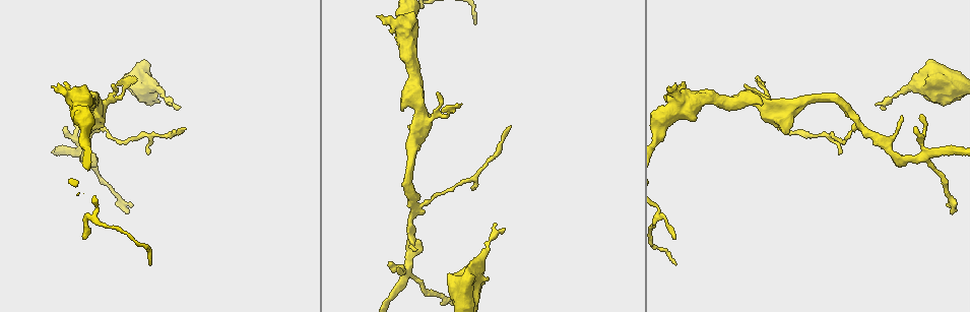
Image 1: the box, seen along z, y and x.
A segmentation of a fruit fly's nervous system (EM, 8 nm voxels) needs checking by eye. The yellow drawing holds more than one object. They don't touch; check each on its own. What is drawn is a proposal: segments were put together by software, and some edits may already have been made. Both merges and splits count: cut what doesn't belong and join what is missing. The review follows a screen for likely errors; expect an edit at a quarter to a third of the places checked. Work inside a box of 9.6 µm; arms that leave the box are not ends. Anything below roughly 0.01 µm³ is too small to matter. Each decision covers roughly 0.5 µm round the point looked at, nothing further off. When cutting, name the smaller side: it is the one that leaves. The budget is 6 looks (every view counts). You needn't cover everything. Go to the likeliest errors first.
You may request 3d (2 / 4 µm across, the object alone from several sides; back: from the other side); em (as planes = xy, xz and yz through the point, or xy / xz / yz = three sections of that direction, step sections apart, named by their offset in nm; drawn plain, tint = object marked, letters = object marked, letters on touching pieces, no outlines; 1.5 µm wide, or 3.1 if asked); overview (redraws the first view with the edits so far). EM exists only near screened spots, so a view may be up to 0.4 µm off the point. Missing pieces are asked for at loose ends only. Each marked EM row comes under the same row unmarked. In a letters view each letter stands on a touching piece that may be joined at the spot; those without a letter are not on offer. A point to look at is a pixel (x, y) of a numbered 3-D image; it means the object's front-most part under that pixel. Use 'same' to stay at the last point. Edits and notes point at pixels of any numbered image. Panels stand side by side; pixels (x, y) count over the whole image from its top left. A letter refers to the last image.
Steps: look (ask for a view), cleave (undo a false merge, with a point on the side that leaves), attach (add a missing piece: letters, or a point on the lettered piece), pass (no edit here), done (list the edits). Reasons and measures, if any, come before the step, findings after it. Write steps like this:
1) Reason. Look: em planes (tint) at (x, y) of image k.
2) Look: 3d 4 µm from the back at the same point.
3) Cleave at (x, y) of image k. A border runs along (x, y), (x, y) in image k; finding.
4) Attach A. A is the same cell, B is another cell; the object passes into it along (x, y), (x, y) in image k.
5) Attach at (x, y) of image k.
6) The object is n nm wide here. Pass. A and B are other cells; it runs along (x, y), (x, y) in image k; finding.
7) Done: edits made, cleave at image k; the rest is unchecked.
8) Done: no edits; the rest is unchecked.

An open end. Look: 3d 2 µm at (503, 228) of image 1.

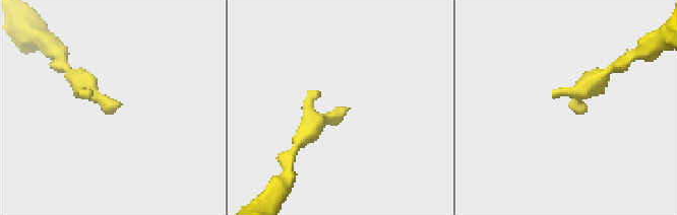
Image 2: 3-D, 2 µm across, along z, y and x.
Look: em planes (letters) at (571, 109) of image 2.

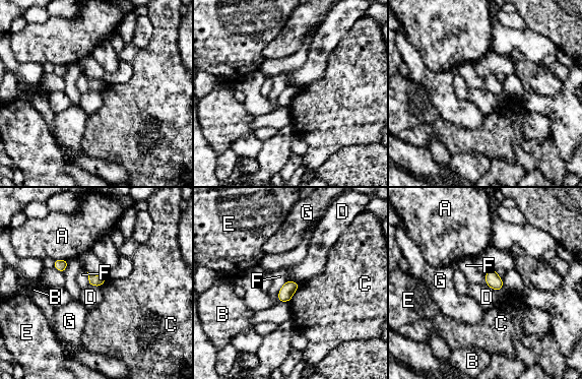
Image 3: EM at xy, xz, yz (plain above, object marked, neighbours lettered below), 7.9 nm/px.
The object is 90 nm wide here. Pass. A, B, C, D, E, F and G are other cells; a border runs along (487, 286), (495, 290), (502, 288) in image 3; none of them fits.

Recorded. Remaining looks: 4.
Branch stops here. Look: em planes (letters) at (952, 213) of image 1.

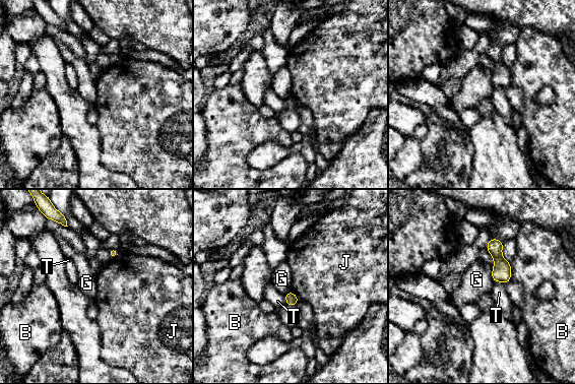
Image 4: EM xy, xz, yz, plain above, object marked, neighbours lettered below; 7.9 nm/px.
Pass. B, G, J and T are other cells; a border runs along (493, 280), (499, 280), (504, 283) in image 4; no lettered piece goes on from it.

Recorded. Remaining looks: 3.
Arms part here. Look: 3d 4 µm at (81, 100) of image 1.

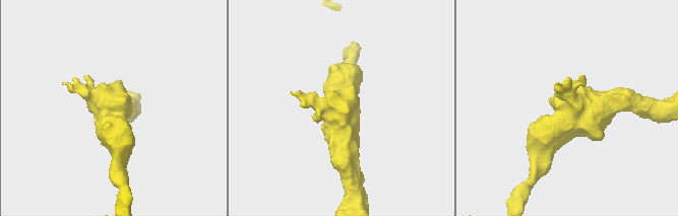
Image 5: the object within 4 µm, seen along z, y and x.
Now the EM. Look: em yz step 4 (tint) at (578, 107) of image 5.

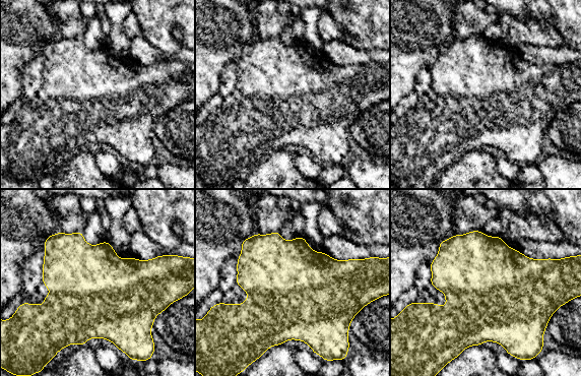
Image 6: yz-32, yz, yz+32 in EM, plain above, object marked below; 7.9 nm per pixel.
Another direction. Look: em planes (letters) at the same point.

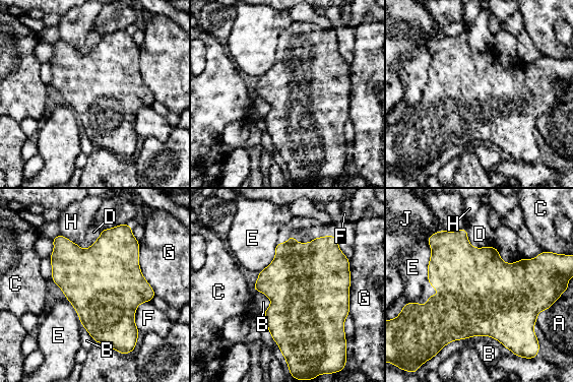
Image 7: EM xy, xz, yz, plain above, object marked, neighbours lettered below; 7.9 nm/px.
Pass. A, B, C, D, E, F, G, H and J are other cells; all the same neuron.

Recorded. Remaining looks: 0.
Done: no edits; the rest is unchecked.

